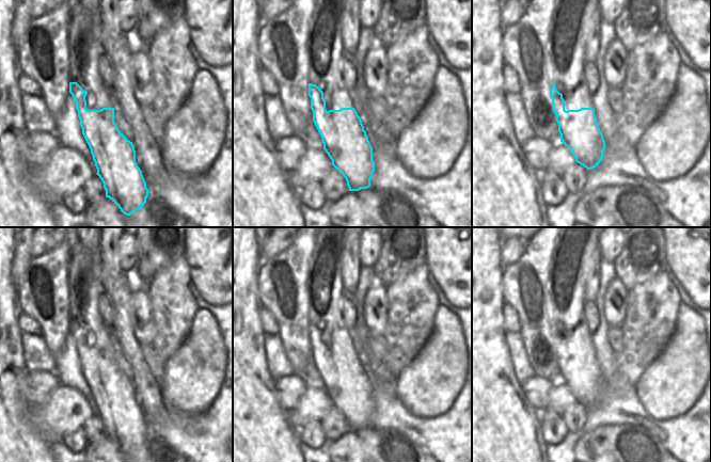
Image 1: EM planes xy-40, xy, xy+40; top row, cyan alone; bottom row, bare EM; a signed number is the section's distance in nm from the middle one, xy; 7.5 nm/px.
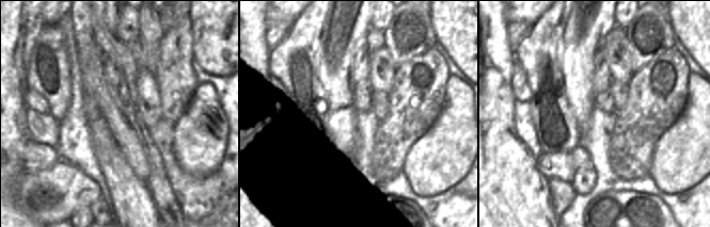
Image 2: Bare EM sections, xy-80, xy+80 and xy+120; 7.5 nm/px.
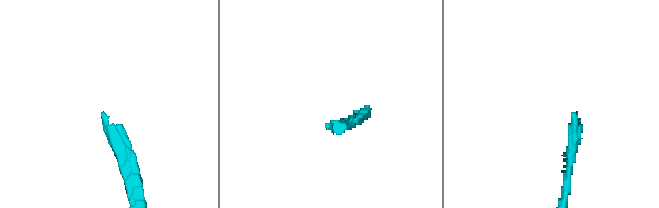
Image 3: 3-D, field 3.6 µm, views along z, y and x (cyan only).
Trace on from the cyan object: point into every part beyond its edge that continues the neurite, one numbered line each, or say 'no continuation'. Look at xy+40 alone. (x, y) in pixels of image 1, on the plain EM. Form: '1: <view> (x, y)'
1: xy+40 (574, 247)

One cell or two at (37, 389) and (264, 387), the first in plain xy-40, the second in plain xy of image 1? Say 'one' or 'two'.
two

